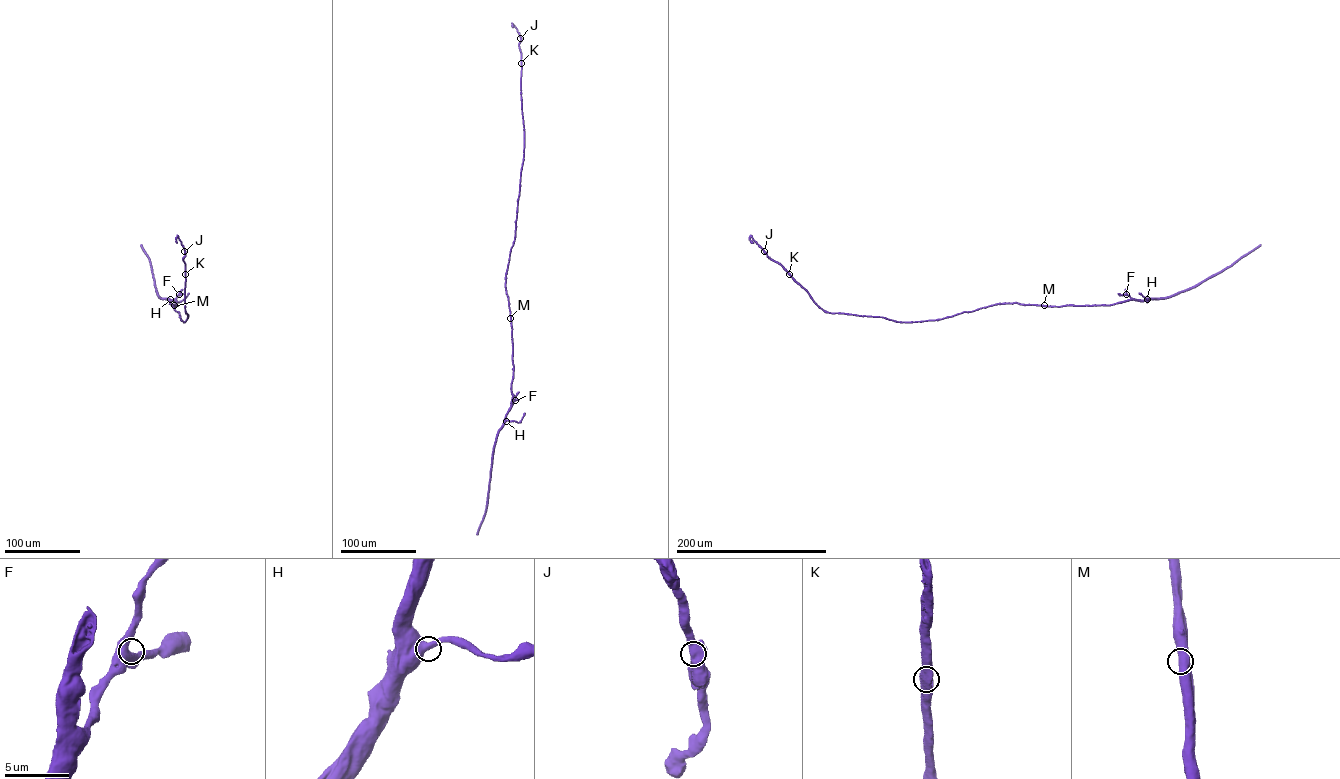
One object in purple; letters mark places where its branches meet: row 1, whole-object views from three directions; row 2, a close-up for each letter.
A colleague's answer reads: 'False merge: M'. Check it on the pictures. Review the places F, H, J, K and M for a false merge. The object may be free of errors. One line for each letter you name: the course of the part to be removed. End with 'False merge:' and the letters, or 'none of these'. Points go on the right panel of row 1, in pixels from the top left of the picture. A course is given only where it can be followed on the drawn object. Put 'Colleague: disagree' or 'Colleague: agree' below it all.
False merge: none of these
Colleague: disagree

